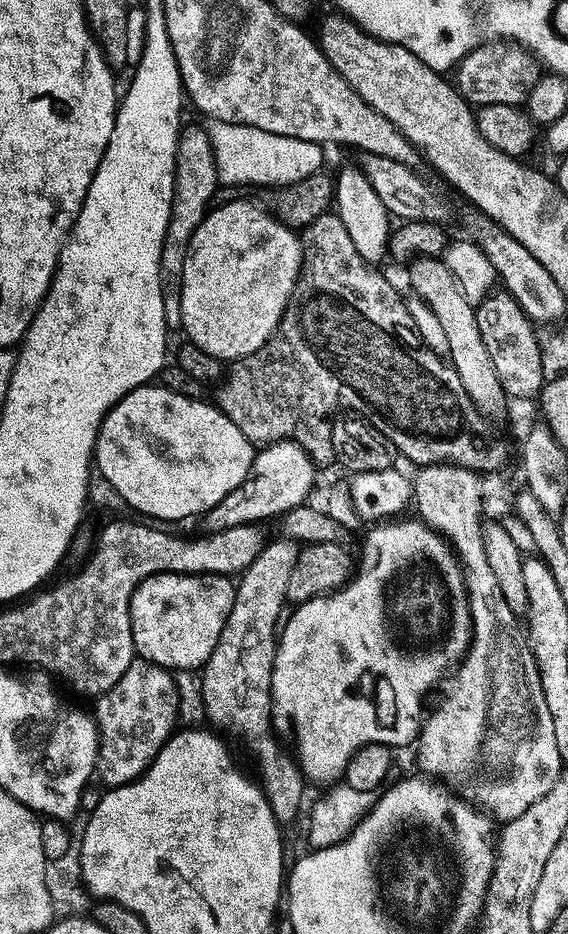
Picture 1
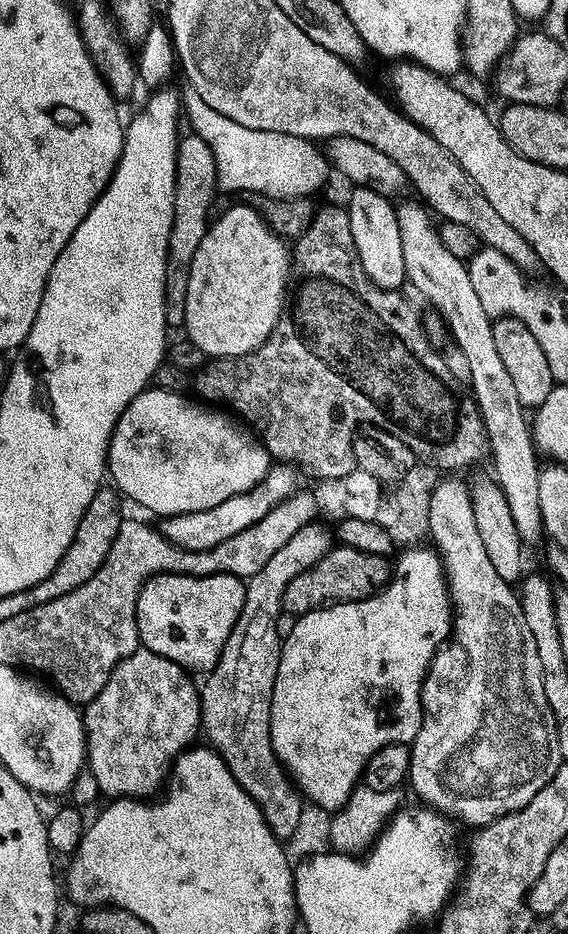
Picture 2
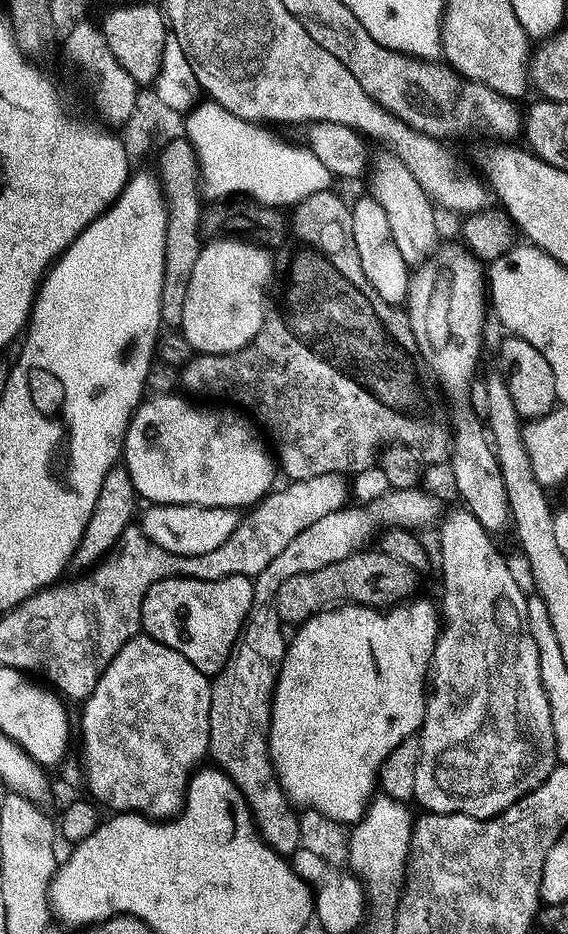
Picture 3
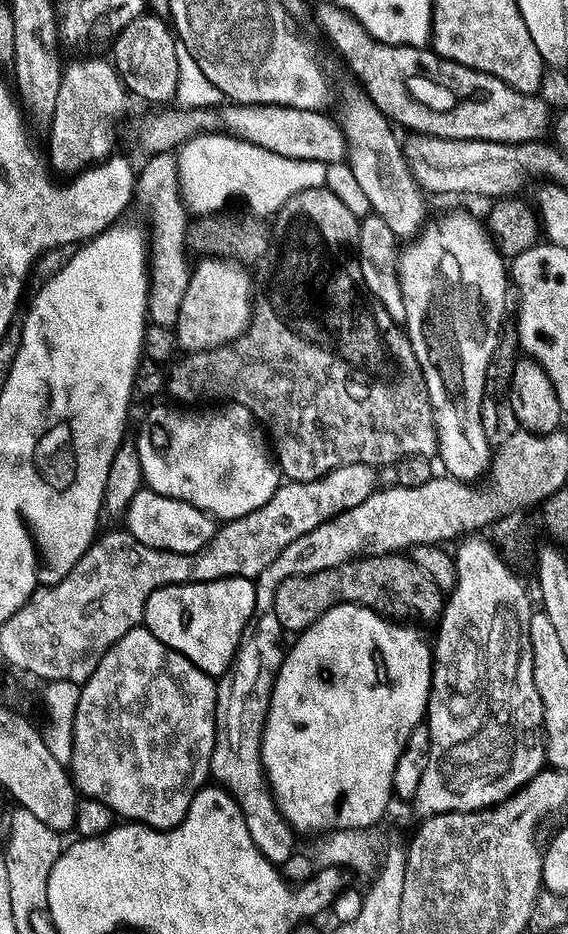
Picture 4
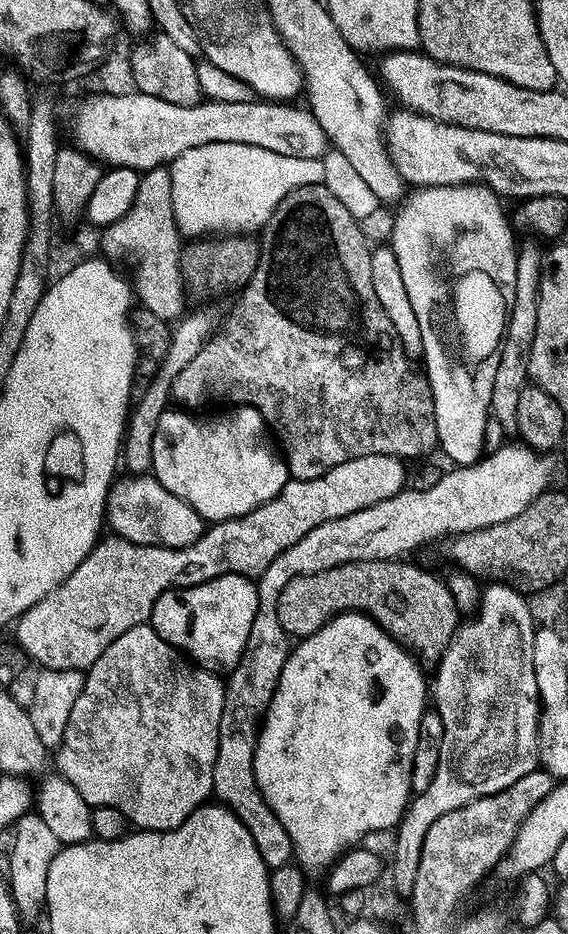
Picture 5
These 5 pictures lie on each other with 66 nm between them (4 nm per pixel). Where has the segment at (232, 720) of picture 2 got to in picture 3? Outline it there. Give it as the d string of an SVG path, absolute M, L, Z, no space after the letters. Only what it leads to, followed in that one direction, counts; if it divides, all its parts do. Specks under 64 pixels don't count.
M419 487L412 489L398 489L396 491L389 490L384 496L380 496L377 500L365 503L363 506L345 506L339 508L334 514L326 514L326 518L318 518L318 522L314 522L314 526L306 526L306 530L302 530L302 534L298 534L298 538L294 538L294 542L290 542L290 546L286 546L282 550L282 554L278 554L278 558L274 558L270 562L270 566L266 566L266 570L262 570L254 578L252 585L252 609L248 612L248 618L244 621L244 628L240 631L240 637L236 639L236 644L232 648L232 653L228 656L228 661L222 666L222 670L217 672L214 679L211 681L212 693L210 694L210 734L208 735L208 750L207 755L212 756L211 763L220 771L225 772L227 776L234 782L234 786L238 786L238 790L242 794L242 798L248 803L248 809L252 811L252 820L256 824L256 830L260 833L261 838L268 843L279 856L285 858L291 858L294 853L300 849L299 844L299 815L297 809L294 807L291 800L289 800L287 794L282 790L282 786L278 782L276 777L276 771L272 765L272 755L268 749L268 735L270 734L270 726L272 725L272 696L276 693L276 682L280 679L280 667L284 665L284 653L286 651L286 635L284 636L285 629L282 627L282 621L280 615L276 613L276 591L278 586L282 582L286 582L290 578L294 578L294 574L306 574L307 572L313 572L314 570L322 570L322 566L330 566L330 562L338 562L344 560L348 556L352 556L355 552L361 551L365 547L364 544L368 540L368 535L372 531L375 533L377 530L385 530L389 528L404 528L407 530L424 530L429 526L435 525L437 521L441 519L442 511L440 512L440 504L435 495L425 490L421 490Z

